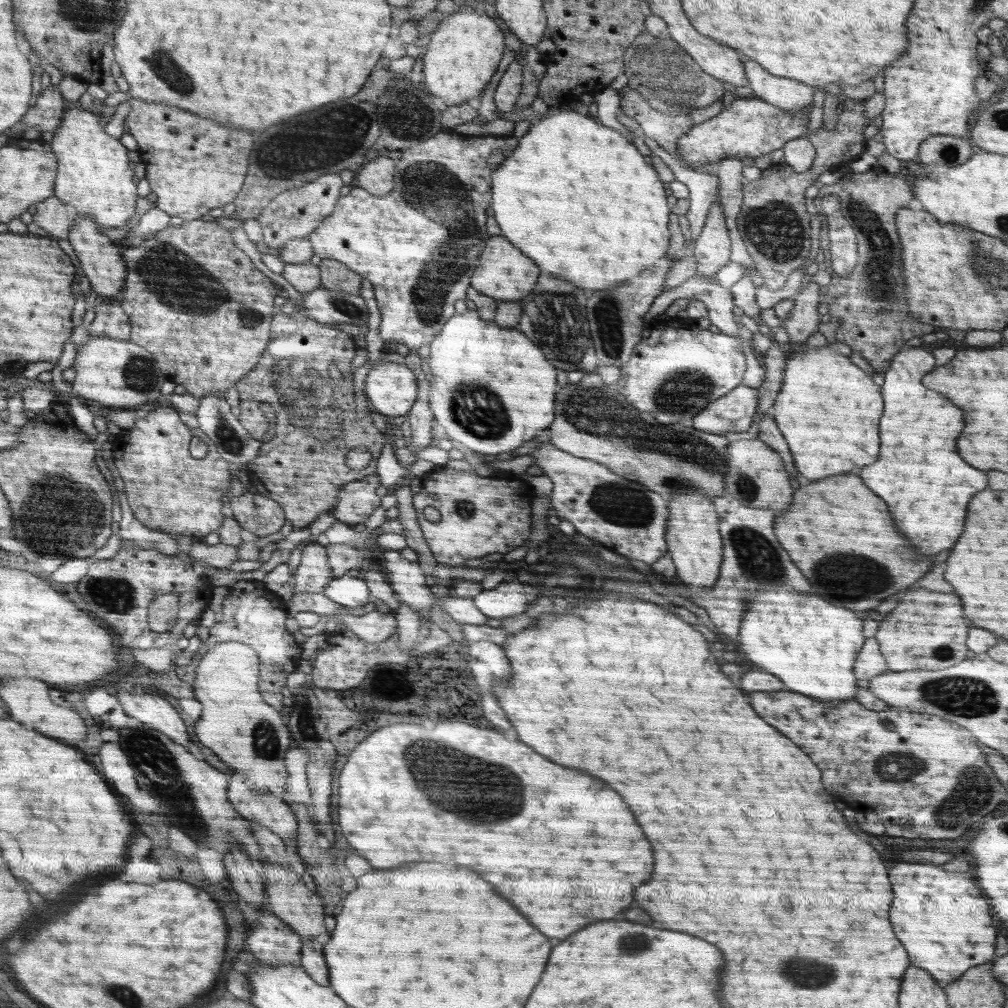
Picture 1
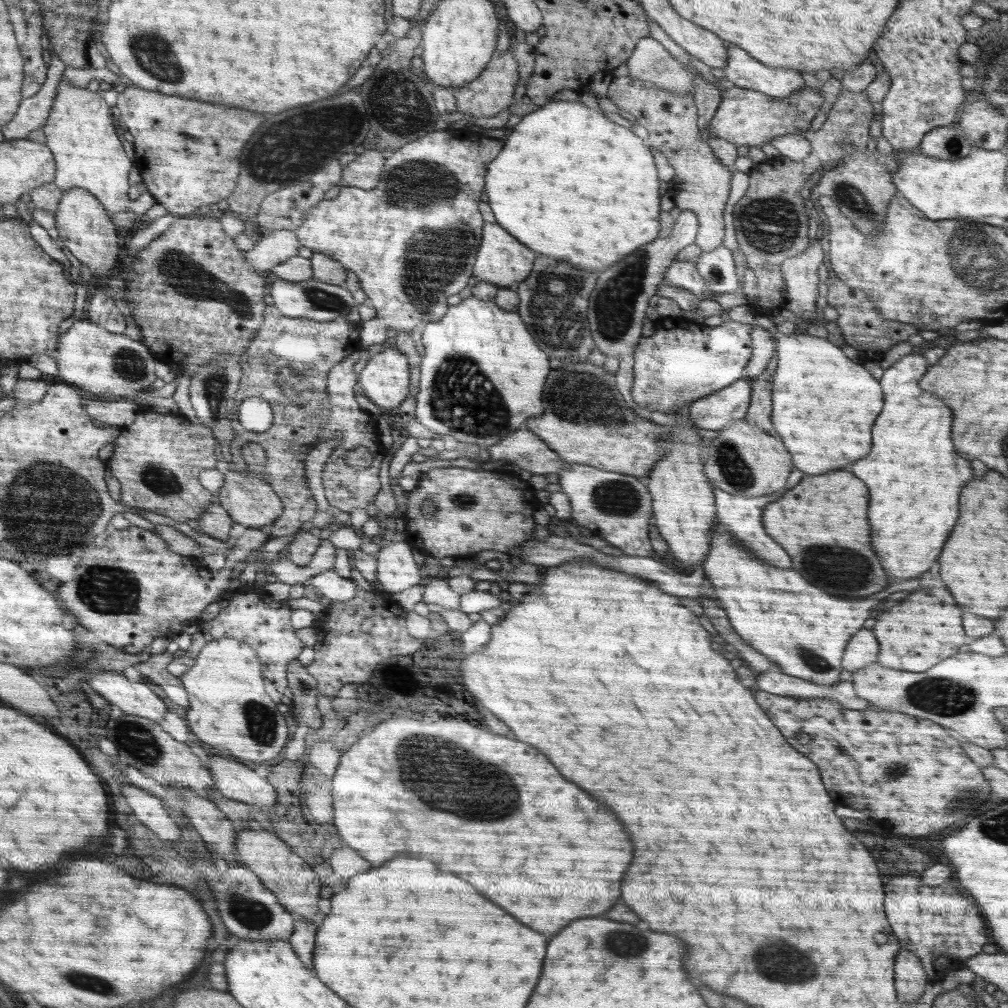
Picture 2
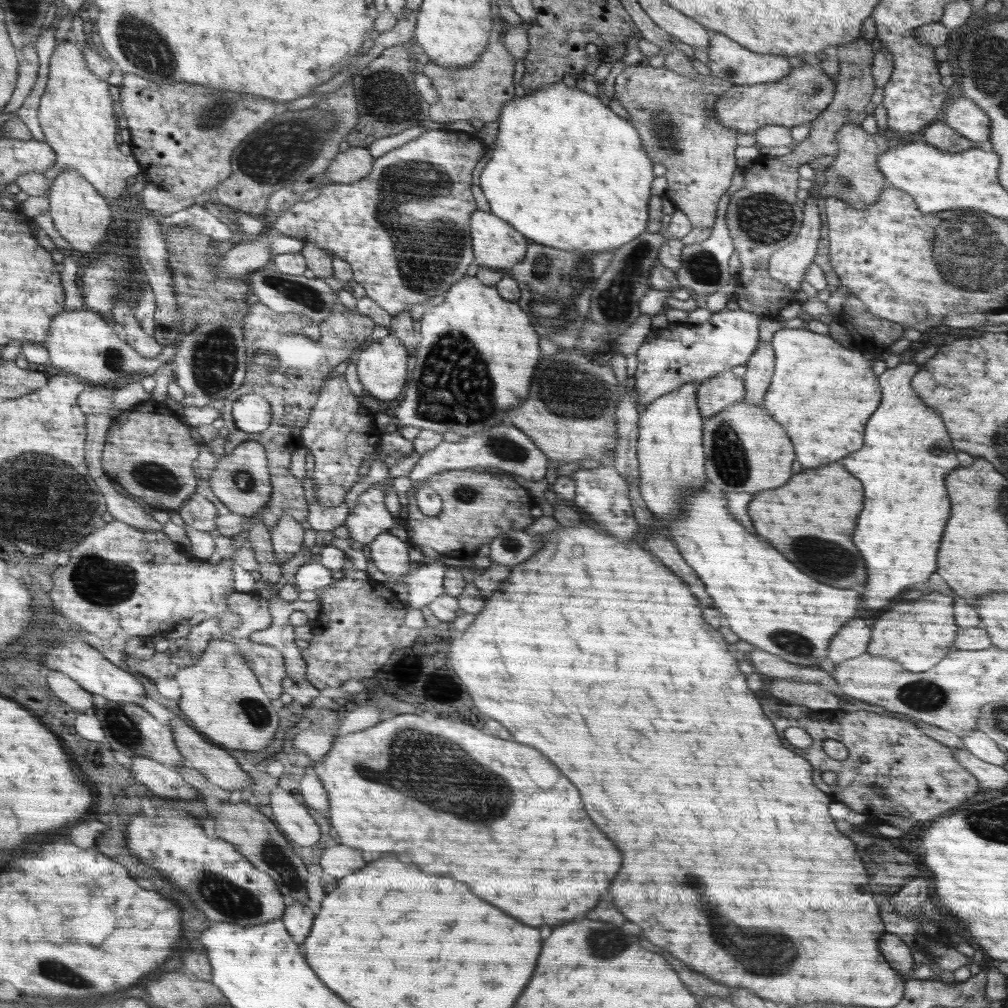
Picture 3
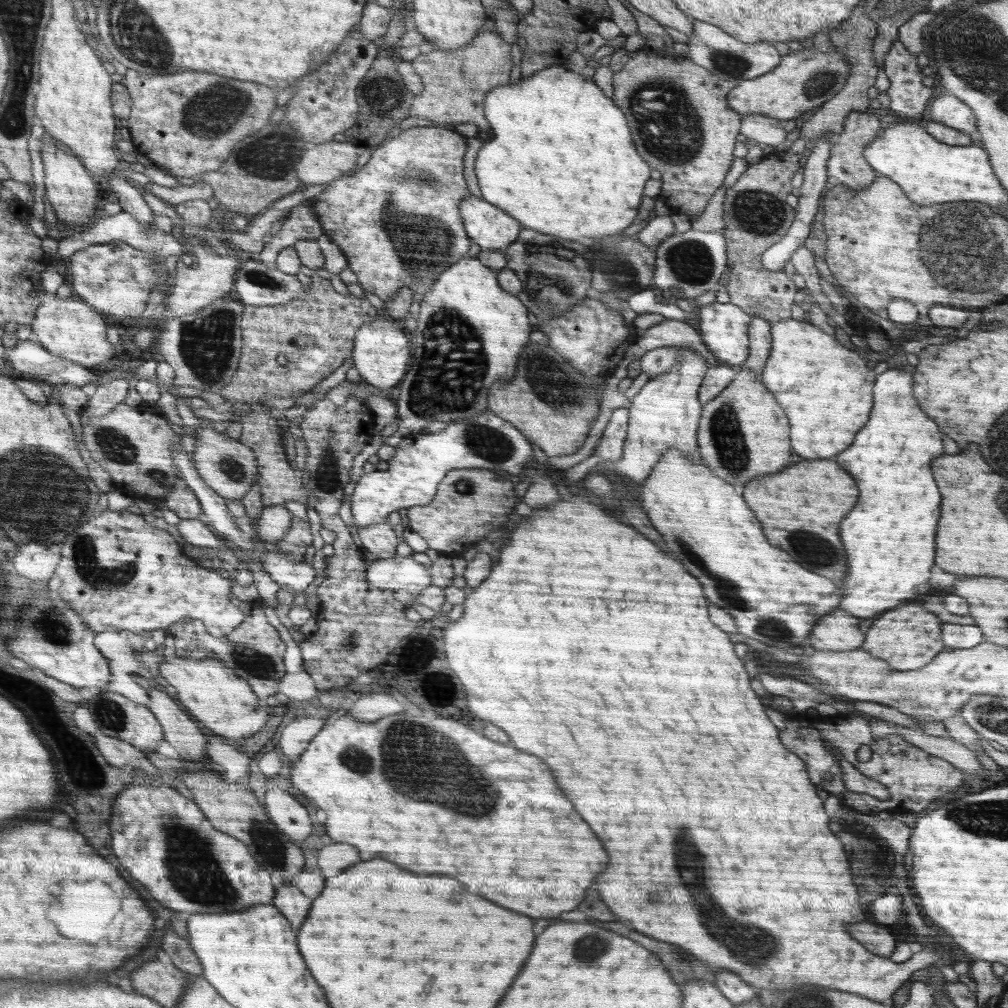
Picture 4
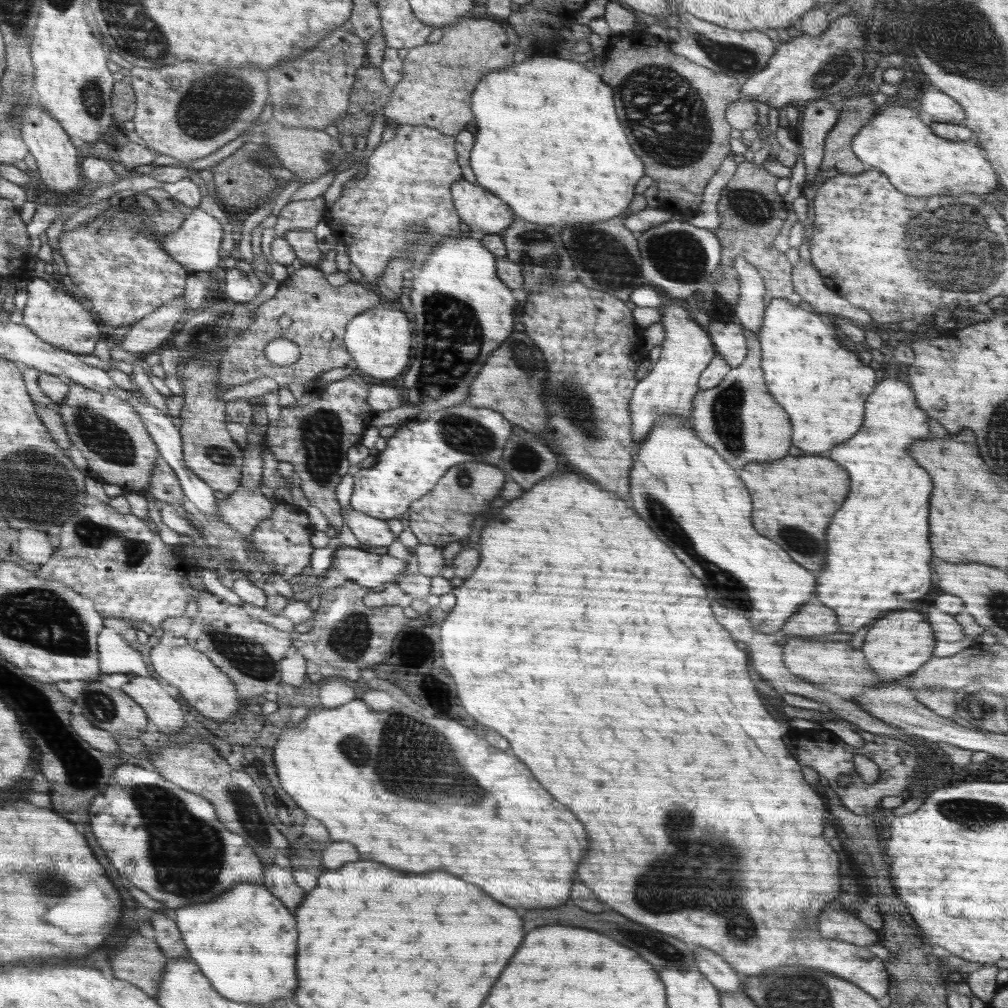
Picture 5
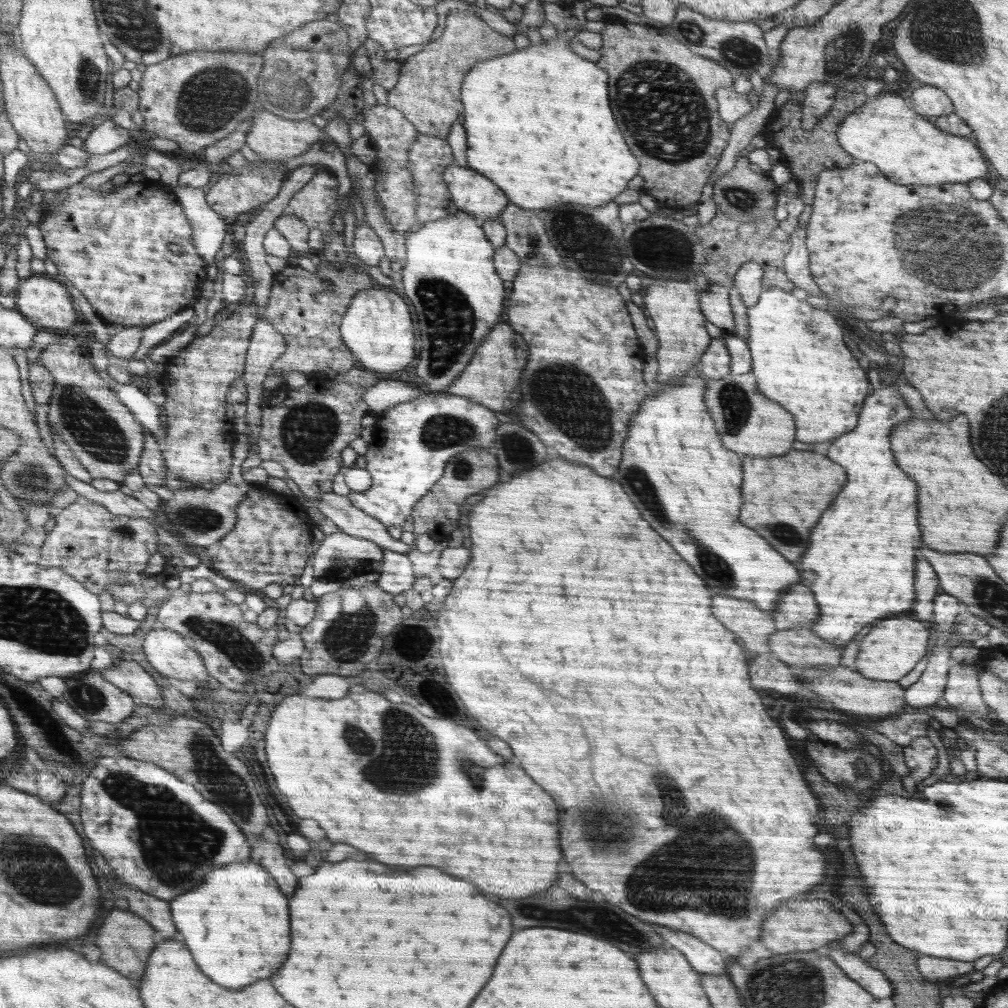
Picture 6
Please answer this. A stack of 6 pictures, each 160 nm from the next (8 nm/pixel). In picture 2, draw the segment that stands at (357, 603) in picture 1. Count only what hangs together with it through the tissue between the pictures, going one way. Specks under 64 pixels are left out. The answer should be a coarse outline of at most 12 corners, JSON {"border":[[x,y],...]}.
{"border":[[333,570],[312,575],[312,594],[337,602],[352,600],[357,585]]}

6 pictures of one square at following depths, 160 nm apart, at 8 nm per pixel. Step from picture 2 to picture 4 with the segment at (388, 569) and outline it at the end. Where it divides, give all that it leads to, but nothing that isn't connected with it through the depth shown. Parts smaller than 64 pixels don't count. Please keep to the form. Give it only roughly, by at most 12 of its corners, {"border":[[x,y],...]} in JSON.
{"border":[[389,522],[354,529],[363,552],[394,558],[396,534]]}

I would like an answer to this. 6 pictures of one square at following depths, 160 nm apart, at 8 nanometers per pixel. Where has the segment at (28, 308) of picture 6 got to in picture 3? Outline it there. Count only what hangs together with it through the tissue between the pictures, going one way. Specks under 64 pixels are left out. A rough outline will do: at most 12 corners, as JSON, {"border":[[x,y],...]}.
{"border":[[89,308],[52,319],[54,372],[91,386],[153,375],[179,343],[146,358]]}

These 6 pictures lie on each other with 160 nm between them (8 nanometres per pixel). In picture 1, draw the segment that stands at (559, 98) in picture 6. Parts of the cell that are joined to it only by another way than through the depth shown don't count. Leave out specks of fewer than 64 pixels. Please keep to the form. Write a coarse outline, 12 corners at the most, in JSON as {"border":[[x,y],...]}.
{"border":[[592,117],[491,174],[501,234],[584,290],[670,250],[666,190]]}

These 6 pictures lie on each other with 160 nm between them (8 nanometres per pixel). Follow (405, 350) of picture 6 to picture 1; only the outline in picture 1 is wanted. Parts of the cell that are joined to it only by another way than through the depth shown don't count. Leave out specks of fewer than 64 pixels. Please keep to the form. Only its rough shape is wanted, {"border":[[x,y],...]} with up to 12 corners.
{"border":[[377,362],[363,385],[372,410],[408,414],[417,380],[404,363]]}

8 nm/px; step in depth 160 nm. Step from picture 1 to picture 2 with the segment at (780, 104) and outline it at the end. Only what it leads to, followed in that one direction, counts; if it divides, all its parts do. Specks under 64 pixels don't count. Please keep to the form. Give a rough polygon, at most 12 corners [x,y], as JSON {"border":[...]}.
{"border":[[726,42],[725,78],[784,99],[804,89],[791,69],[772,68]]}

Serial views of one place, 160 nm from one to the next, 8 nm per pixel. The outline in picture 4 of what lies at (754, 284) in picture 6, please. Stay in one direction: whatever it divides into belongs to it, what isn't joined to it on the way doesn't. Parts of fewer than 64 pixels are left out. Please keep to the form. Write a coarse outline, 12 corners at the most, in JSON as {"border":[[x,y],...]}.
{"border":[[752,315],[745,368],[762,374],[772,346],[769,321]]}

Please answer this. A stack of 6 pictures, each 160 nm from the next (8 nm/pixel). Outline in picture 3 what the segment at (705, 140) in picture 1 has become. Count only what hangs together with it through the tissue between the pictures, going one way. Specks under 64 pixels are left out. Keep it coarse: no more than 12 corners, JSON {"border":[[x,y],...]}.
{"border":[[793,61],[776,83],[733,85],[720,125],[754,134],[808,126],[833,101],[822,66]]}

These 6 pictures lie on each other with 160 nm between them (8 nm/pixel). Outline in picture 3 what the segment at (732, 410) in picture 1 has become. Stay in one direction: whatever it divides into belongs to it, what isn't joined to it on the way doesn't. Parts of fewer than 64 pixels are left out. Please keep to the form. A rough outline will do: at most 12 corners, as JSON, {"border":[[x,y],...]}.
{"border":[[727,370],[699,384],[708,420],[743,398],[744,381]]}

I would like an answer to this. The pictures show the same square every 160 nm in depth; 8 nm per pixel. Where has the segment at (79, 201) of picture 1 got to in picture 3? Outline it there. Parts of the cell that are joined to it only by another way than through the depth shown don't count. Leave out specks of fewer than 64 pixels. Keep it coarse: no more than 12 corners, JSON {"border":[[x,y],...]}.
{"border":[[56,43],[37,116],[58,156],[113,204],[142,172],[114,140],[108,84]]}

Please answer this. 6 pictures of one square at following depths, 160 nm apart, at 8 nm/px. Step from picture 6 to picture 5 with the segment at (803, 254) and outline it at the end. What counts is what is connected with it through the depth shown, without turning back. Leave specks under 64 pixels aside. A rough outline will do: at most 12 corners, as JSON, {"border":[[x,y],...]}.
{"border":[[814,264],[791,269],[793,292],[814,313],[872,322],[864,308],[832,292]]}

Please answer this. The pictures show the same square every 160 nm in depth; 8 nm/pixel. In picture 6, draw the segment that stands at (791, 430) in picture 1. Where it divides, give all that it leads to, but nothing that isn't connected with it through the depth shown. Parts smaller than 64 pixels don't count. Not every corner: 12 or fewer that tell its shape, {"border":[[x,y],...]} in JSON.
{"border":[[771,286],[747,307],[758,390],[796,440],[852,432],[868,378],[834,316]]}

